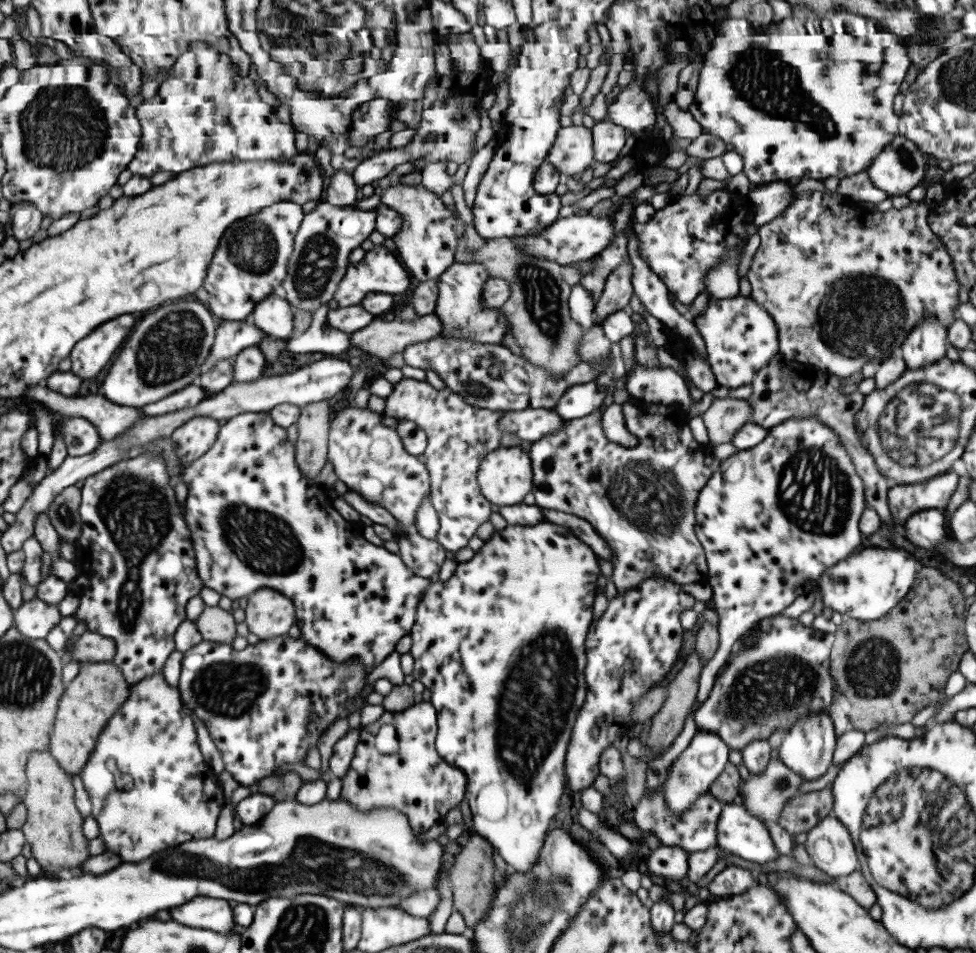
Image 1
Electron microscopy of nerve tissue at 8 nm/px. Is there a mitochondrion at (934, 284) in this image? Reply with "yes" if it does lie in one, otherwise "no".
no

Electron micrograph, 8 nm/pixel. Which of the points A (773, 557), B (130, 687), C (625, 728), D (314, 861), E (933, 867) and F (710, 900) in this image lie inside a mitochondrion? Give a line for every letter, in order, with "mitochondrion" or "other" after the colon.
A: other
B: other
C: other
D: mitochondrion
E: mitochondrion
F: other

